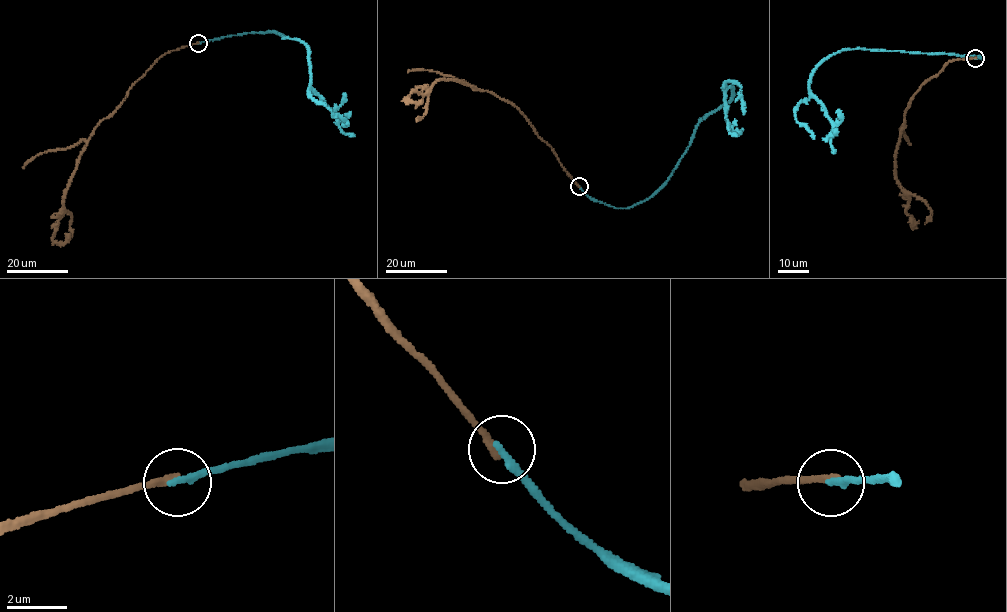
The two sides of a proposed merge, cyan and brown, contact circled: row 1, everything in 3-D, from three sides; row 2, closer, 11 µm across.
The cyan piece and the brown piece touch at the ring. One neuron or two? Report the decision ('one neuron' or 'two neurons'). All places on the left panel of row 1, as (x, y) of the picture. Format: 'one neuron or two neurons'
two neurons

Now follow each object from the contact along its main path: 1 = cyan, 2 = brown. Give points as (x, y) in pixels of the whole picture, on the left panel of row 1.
1: (198, 43), (270, 31), (302, 40), (315, 93), (335, 114), (341, 131), (354, 136)
2: (198, 43), (161, 56), (135, 82), (120, 106), (96, 127), (77, 160), (53, 237), (63, 243), (69, 239)

